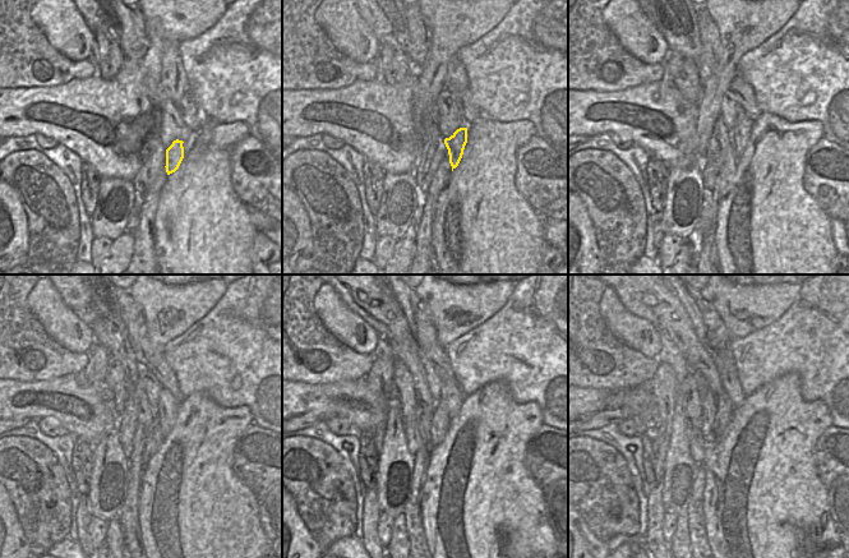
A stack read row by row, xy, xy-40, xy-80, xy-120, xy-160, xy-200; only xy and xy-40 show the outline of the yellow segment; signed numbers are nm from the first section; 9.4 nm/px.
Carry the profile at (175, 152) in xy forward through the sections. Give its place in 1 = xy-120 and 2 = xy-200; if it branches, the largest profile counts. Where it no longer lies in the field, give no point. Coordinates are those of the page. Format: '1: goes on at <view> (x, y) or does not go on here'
1: goes on at xy-120 (167, 405)
2: goes on at xy-200 (710, 330)

